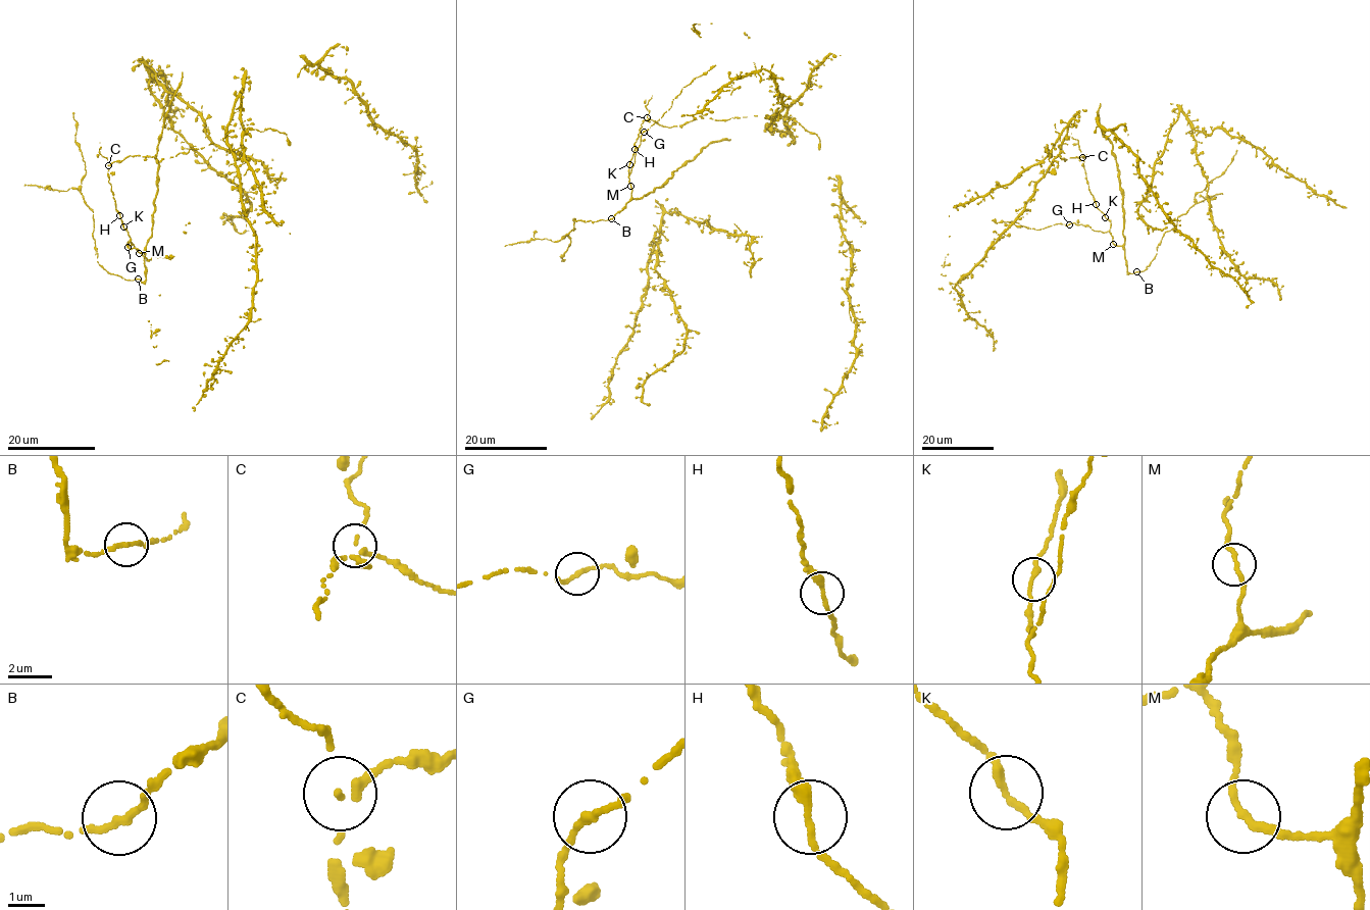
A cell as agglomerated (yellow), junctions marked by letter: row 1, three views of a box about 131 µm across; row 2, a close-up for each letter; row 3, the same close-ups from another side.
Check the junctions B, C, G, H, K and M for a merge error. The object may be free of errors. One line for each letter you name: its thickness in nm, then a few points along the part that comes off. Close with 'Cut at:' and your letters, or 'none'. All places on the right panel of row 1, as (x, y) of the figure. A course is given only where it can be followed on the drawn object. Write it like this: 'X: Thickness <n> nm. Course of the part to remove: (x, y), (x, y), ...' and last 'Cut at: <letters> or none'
Cut at: none

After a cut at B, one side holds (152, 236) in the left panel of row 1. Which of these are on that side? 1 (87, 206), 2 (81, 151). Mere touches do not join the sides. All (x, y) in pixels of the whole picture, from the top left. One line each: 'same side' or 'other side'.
1: other side
2: other side

